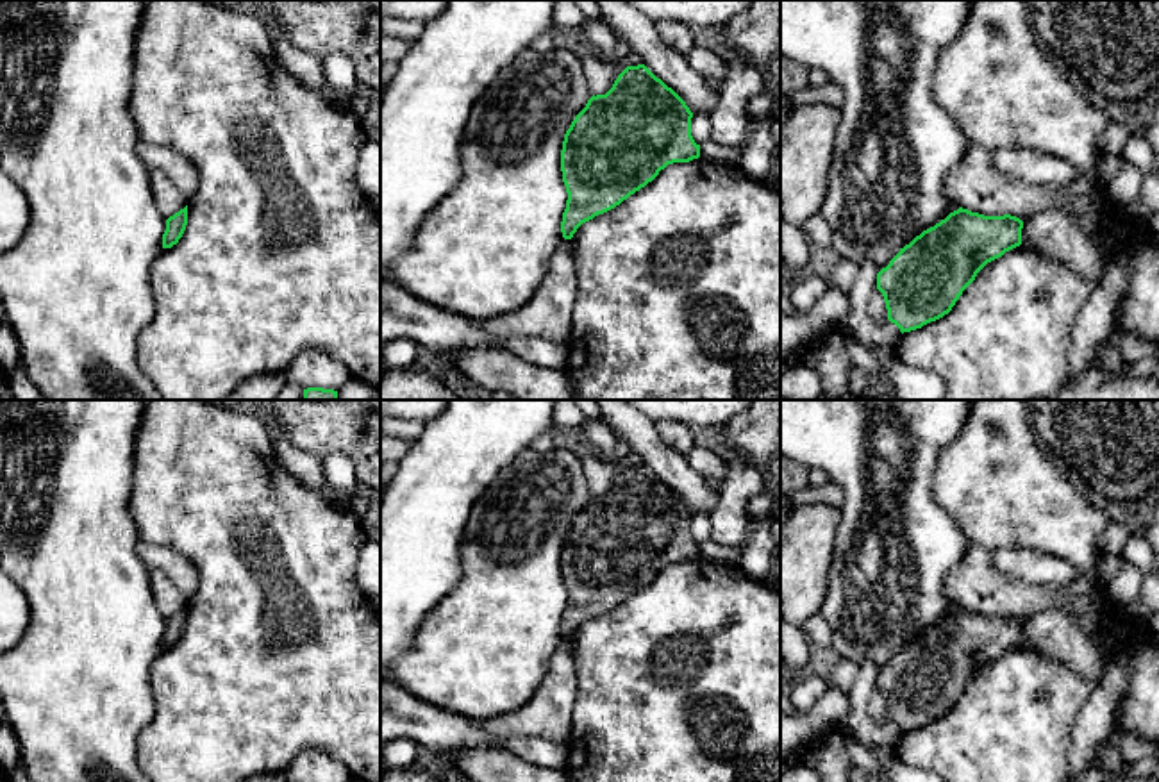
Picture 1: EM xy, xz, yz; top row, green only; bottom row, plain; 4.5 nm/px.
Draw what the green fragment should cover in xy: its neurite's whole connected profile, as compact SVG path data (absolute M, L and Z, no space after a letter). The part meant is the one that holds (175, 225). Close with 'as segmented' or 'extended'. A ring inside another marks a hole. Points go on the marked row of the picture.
M188 205L166 220L163 234L163 248L171 248L179 243L188 225Z; as segmented

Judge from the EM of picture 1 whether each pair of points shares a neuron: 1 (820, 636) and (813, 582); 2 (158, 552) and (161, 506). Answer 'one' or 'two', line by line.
1: two
2: two

